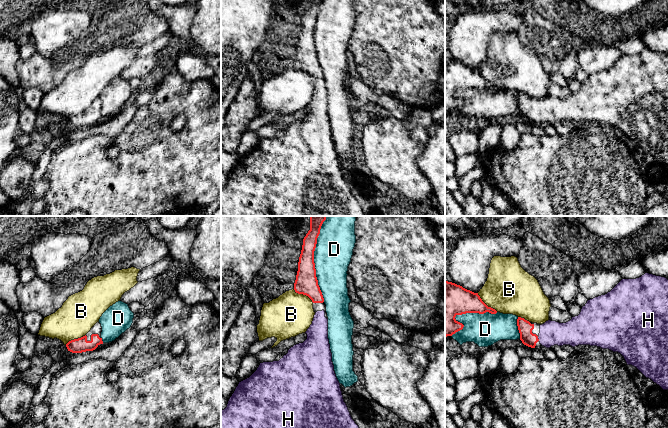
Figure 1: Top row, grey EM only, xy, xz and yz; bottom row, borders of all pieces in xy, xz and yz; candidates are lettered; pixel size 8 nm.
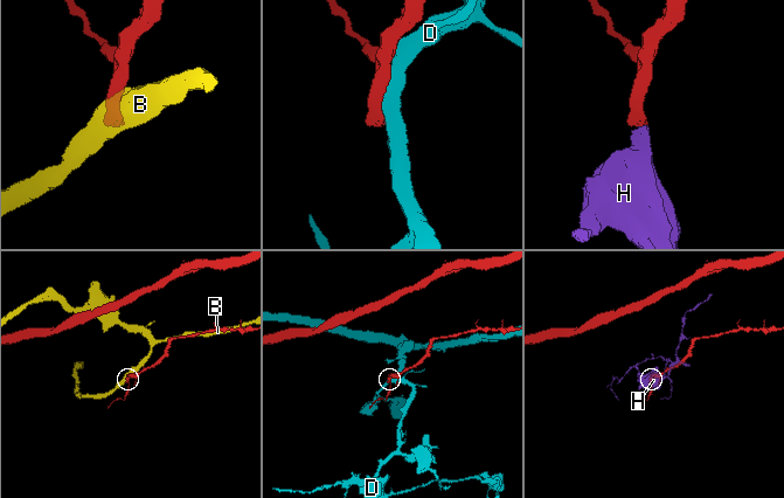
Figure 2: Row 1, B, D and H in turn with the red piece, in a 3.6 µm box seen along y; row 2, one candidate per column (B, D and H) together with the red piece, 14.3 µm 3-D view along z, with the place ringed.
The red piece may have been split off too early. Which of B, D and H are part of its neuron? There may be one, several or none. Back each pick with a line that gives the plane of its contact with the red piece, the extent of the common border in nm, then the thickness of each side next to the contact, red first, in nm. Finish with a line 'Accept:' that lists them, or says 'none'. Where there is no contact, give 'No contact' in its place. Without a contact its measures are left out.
H: Touches red in yz. Shared border 40 nm. Thickness 120 nm (red) against 190 nm
Accept: H

